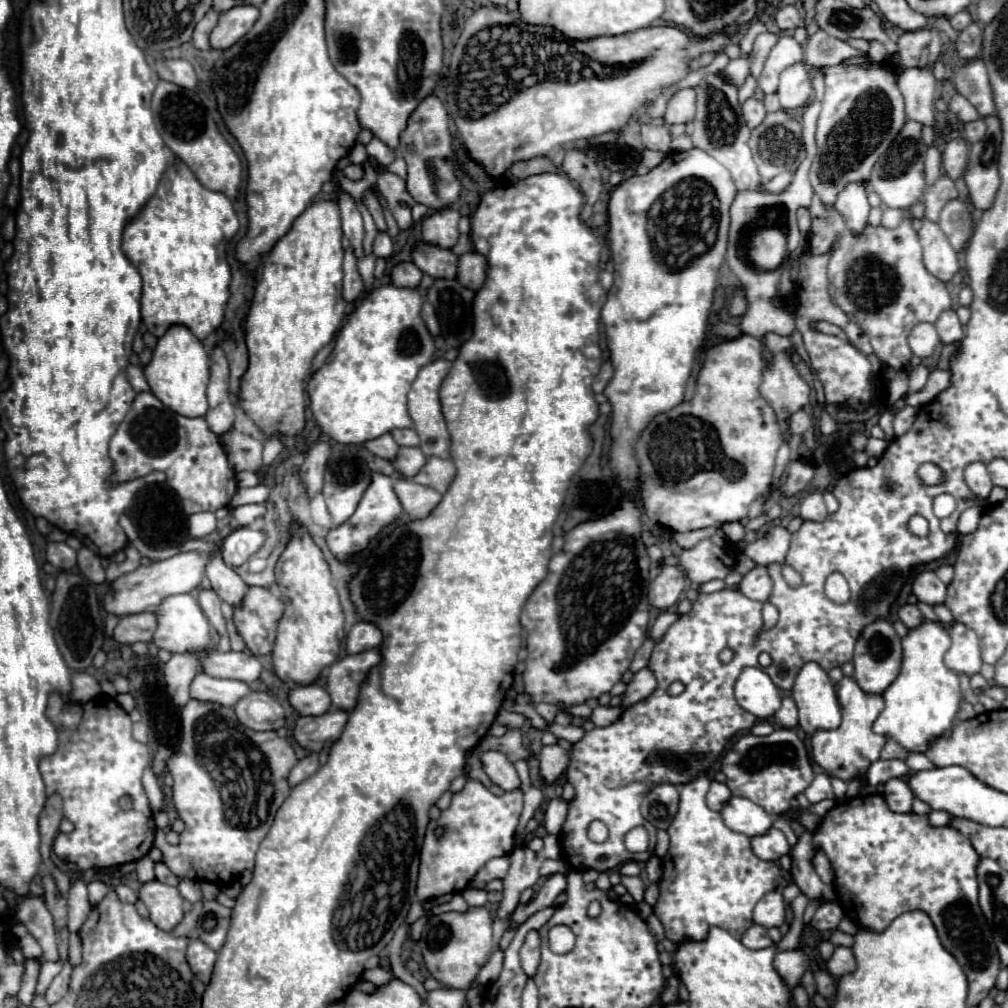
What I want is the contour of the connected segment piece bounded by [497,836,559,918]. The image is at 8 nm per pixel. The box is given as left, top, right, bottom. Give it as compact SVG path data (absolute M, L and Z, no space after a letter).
M557 836L547 838L545 848L541 852L533 852L527 846L515 846L509 854L509 874L503 878L503 900L499 906L497 916L505 918L509 916L517 904L519 904L519 896L525 888L535 886L535 882L539 880L539 868L543 864L545 858L557 858L557 850L559 850L559 840Z

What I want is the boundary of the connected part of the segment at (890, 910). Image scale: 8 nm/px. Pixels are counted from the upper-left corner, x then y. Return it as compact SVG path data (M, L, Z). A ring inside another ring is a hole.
M875 792L872 795L858 795L829 810L813 832L813 846L822 850L831 862L835 874L833 886L837 892L837 902L847 918L851 918L863 930L881 932L903 912L921 910L929 914L933 926L937 926L941 944L945 946L945 950L949 950L949 954L957 958L957 962L965 970L969 982L967 1006L977 1006L983 998L987 998L989 990L995 986L1001 962L991 928L977 904L977 864L981 856L973 850L969 838L965 838L953 826L931 826L929 816L921 816L915 812L893 812L889 810L883 794Z

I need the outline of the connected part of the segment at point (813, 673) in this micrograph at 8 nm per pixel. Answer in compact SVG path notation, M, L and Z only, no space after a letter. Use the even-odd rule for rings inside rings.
M805 664L793 686L793 700L799 708L799 726L813 734L817 730L833 730L841 722L841 710L827 672L815 664Z

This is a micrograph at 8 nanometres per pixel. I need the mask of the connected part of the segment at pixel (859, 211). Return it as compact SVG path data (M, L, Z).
M845 188L845 196L843 196L843 192L837 194L835 208L843 214L849 230L859 234L865 228L867 216L869 216L869 210L871 210L869 202L863 202L863 198L849 198L847 188Z

